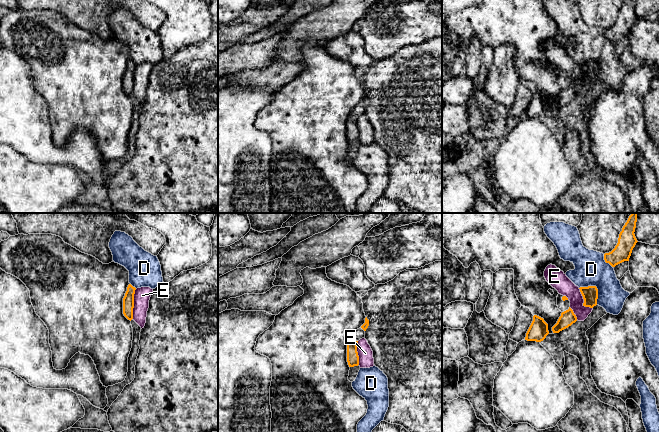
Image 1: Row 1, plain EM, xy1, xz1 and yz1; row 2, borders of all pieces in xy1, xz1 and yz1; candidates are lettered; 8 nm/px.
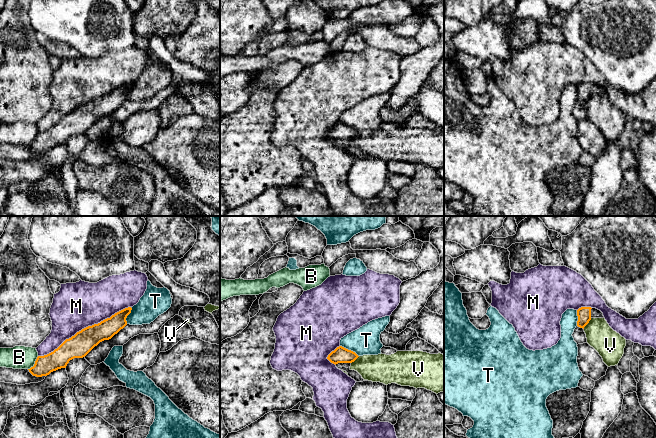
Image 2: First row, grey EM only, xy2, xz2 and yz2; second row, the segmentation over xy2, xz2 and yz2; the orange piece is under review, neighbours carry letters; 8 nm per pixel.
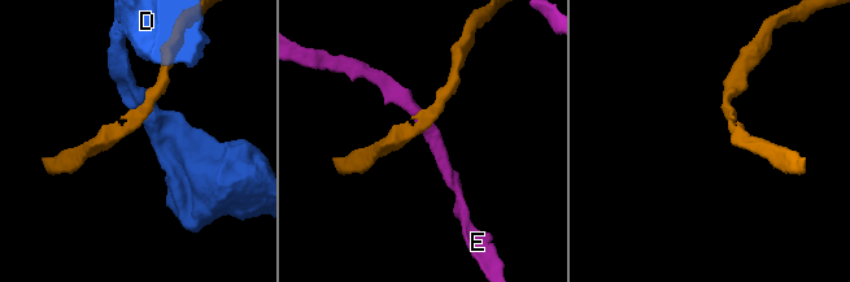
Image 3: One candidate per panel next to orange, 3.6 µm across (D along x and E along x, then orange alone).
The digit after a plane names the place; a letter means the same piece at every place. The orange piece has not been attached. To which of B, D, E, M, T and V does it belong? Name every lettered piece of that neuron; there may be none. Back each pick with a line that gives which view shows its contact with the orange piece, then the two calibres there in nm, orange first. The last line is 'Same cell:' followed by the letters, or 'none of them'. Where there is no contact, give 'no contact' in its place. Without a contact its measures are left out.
Same cell: none of them

